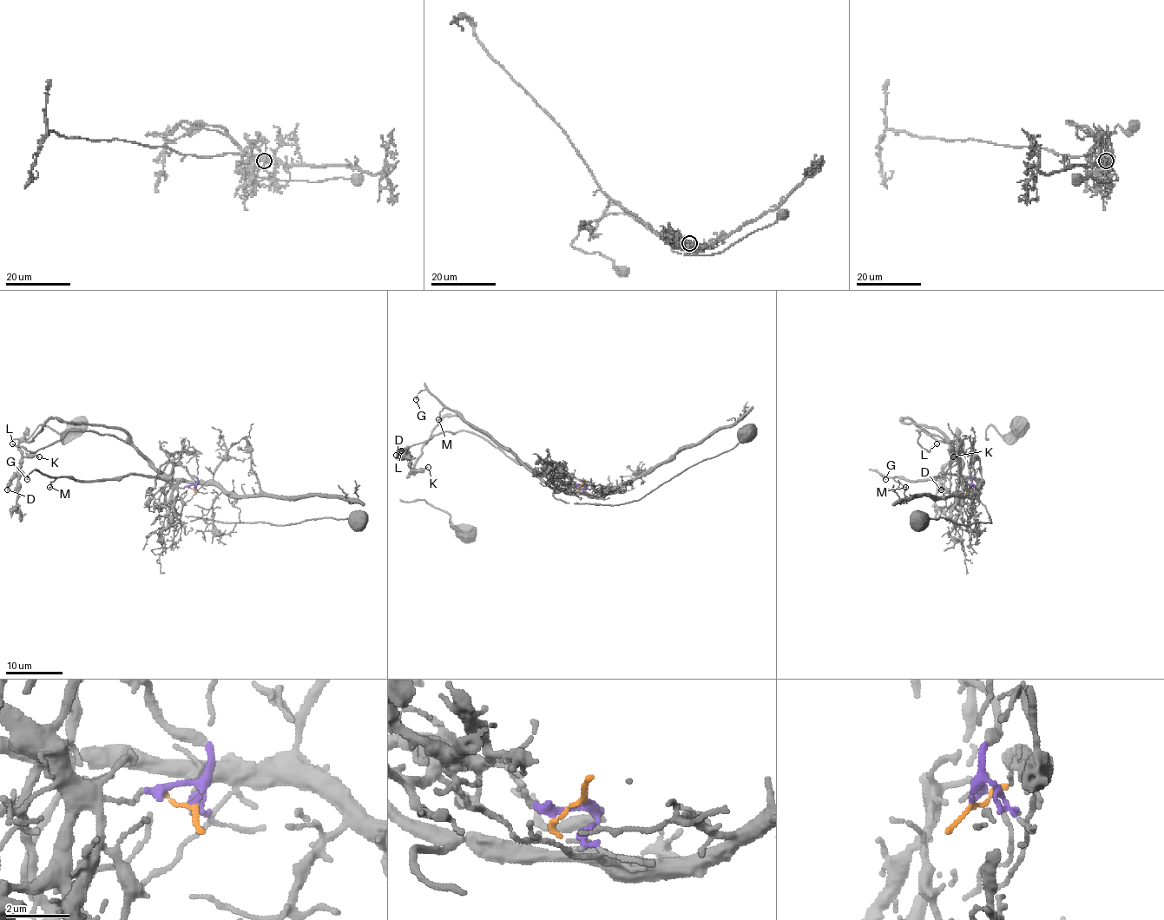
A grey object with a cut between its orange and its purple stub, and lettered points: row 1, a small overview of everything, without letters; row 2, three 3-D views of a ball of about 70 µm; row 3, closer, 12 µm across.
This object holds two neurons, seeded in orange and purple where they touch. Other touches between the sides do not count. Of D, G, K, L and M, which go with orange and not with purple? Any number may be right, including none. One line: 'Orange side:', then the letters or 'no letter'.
Orange side: G, M

